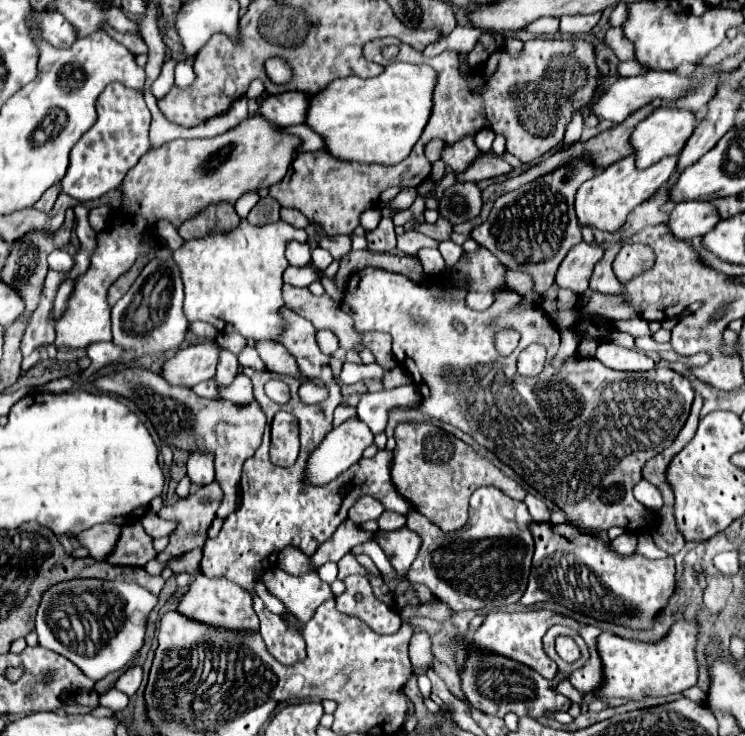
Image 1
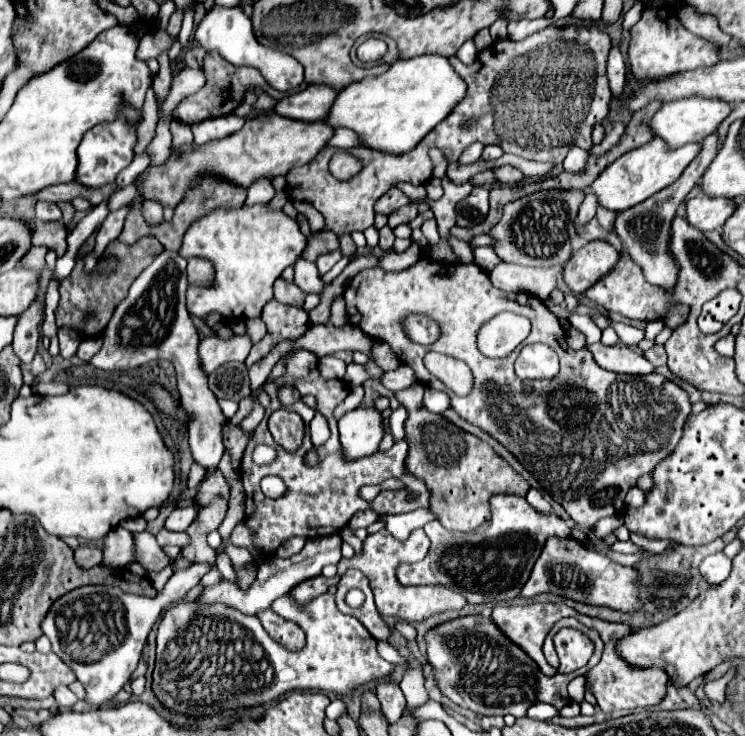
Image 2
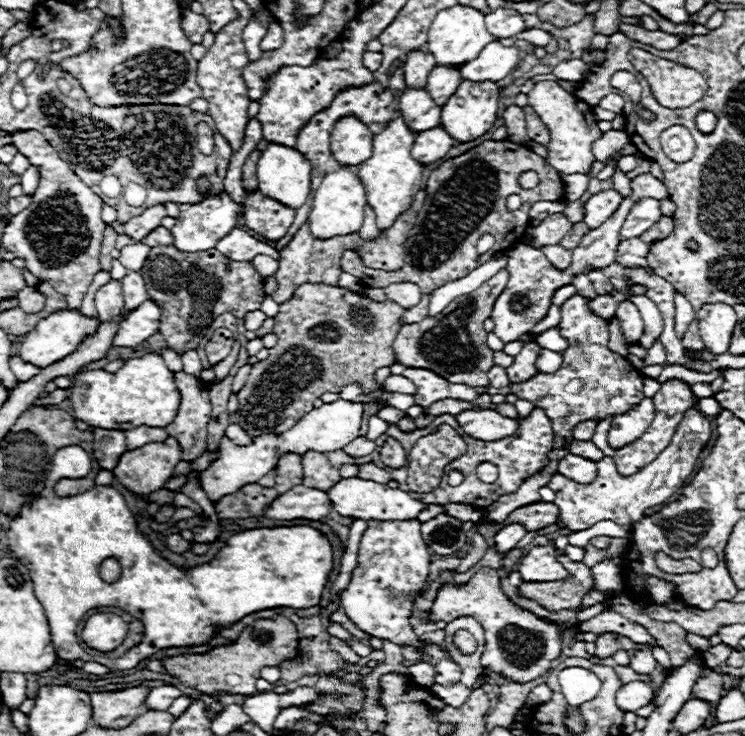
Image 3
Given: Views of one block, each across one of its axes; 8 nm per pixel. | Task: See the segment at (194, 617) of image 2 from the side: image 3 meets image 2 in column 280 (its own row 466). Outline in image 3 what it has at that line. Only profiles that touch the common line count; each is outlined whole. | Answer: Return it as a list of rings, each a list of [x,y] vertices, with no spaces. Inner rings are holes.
[[[688,408],[674,432],[672,442],[664,452],[658,454],[654,462],[644,466],[638,474],[622,476],[616,470],[616,464],[612,458],[602,458],[598,462],[598,476],[590,484],[576,484],[562,474],[554,474],[548,488],[556,492],[554,504],[560,506],[560,518],[564,528],[568,530],[586,530],[594,526],[600,520],[612,520],[616,524],[628,524],[632,526],[640,518],[644,518],[644,510],[664,504],[680,486],[684,486],[686,478],[694,472],[698,456],[702,448],[708,444],[712,434],[710,422],[704,414],[700,414],[696,408]]]

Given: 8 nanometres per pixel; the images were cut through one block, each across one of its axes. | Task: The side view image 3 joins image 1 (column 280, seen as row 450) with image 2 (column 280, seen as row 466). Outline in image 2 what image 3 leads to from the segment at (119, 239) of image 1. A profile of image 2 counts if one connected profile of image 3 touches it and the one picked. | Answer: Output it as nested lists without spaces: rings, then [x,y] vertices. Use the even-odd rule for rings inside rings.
[[[276,112],[258,114],[254,118],[248,118],[246,124],[228,138],[214,140],[198,148],[192,144],[182,146],[186,154],[182,158],[174,158],[176,154],[172,154],[164,166],[152,168],[144,184],[140,186],[140,192],[148,200],[158,200],[164,206],[176,206],[180,202],[180,196],[184,196],[188,184],[192,184],[192,180],[204,172],[216,172],[218,176],[228,176],[234,184],[246,188],[248,184],[252,184],[252,180],[256,180],[256,176],[282,176],[294,166],[304,166],[312,162],[318,156],[318,152],[326,148],[332,136],[334,126],[330,126],[324,120],[302,122],[280,116]]]

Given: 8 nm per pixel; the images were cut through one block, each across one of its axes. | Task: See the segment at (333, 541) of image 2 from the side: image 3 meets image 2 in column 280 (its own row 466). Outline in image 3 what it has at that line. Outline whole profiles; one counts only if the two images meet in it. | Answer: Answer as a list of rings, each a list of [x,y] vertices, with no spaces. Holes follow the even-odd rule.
[[[568,454],[560,460],[558,464],[558,472],[578,484],[588,484],[596,478],[596,462],[592,460],[586,460],[582,456],[576,456],[576,454]]]

